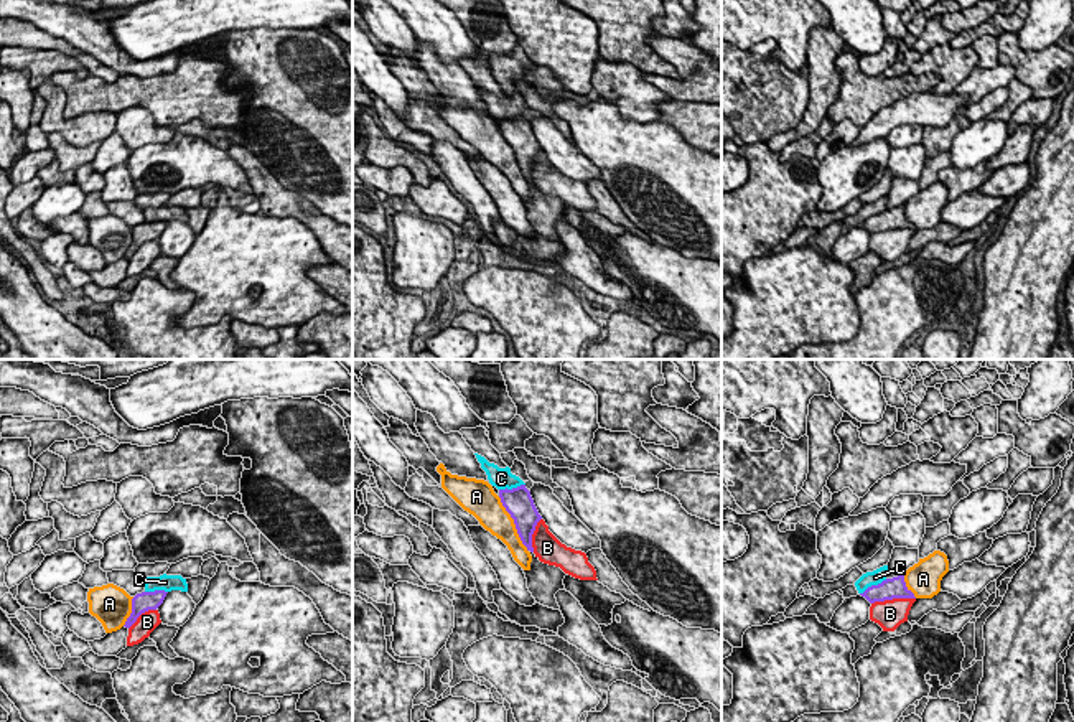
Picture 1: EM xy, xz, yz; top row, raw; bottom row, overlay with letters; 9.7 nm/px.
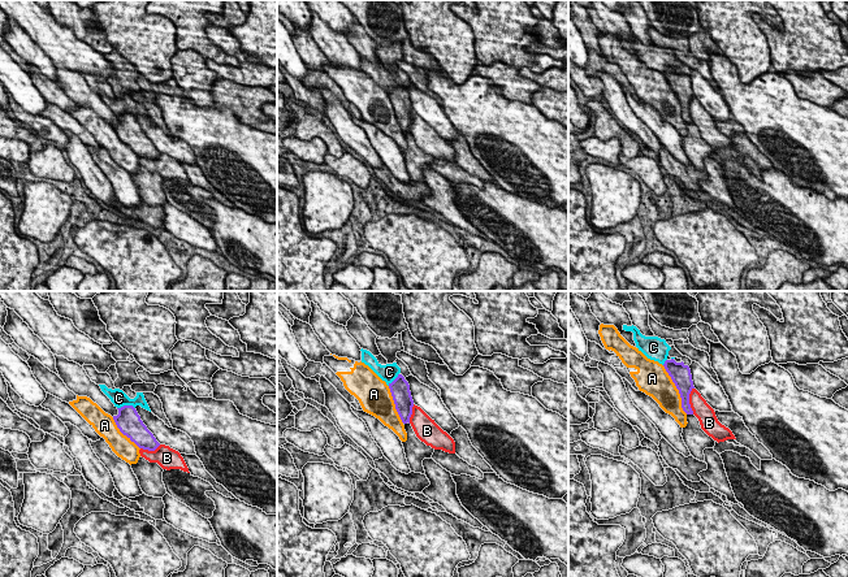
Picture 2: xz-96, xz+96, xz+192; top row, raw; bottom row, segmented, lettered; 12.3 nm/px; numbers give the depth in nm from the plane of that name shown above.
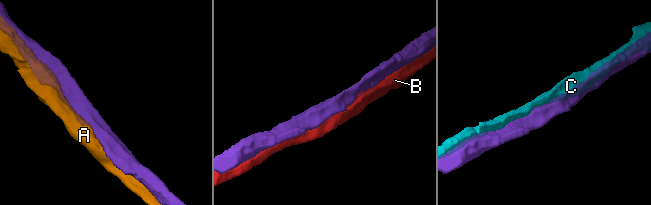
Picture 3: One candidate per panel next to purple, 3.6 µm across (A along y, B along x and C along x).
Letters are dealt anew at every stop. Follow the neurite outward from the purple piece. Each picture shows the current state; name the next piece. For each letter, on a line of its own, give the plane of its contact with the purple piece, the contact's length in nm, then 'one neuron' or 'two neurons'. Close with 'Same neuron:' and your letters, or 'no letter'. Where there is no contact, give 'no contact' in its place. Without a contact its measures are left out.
A: meets purple in xz; contact 600 nm long; two neurons
B: meets purple in yz; contact 440 nm long; two neurons
C: meets purple in yz; contact 300 nm long; two neurons
Same neuron: no letter

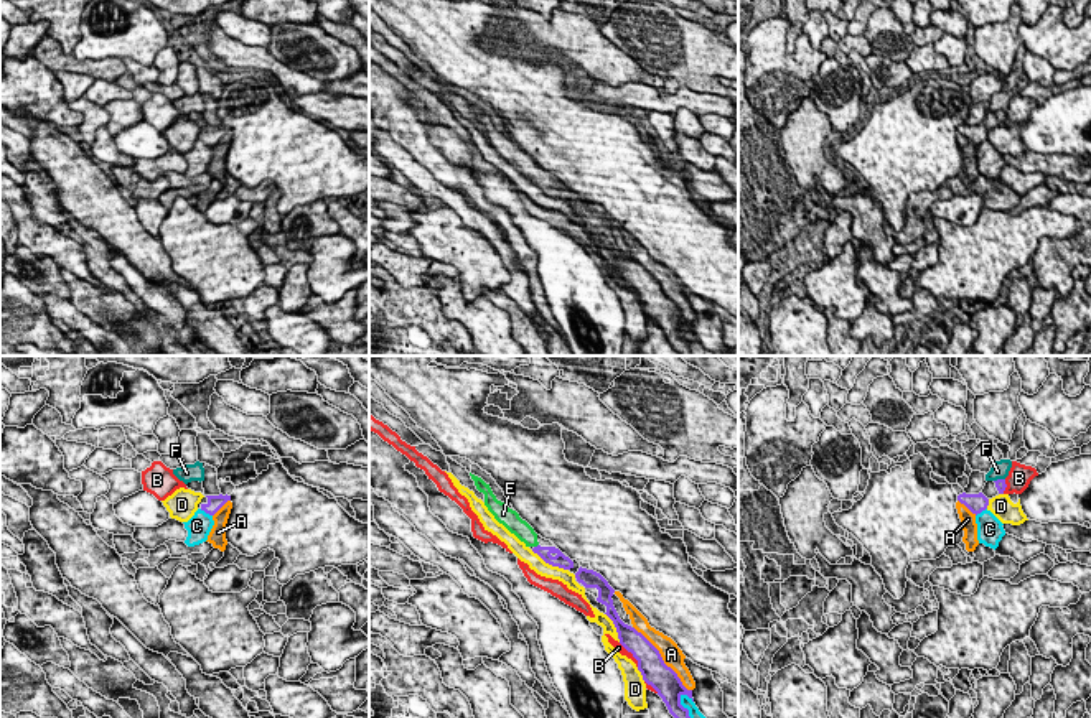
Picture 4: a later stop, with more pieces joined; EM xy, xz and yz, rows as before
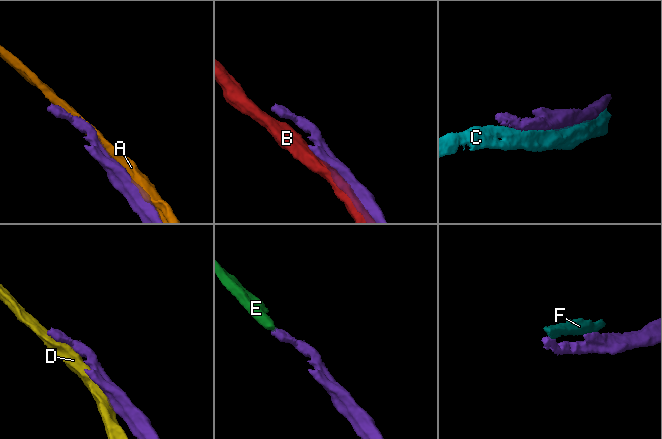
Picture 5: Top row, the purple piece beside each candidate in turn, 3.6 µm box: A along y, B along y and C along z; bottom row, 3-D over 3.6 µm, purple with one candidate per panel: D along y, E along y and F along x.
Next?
A: meets purple in xz; contact 850 nm long; two neurons
B: meets purple in xz; contact 320 nm long; two neurons
C: meets purple in xy; contact 140 nm long; two neurons
D: meets purple in xz; contact 420 nm long; two neurons
E: meets purple in xz; contact 60 nm long; one neuron
F: meets purple in yz; contact 120 nm long; two neurons
Same neuron: E

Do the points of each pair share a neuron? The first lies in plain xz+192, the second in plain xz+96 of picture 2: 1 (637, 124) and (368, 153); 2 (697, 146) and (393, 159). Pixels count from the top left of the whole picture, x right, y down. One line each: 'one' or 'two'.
1: one
2: two

